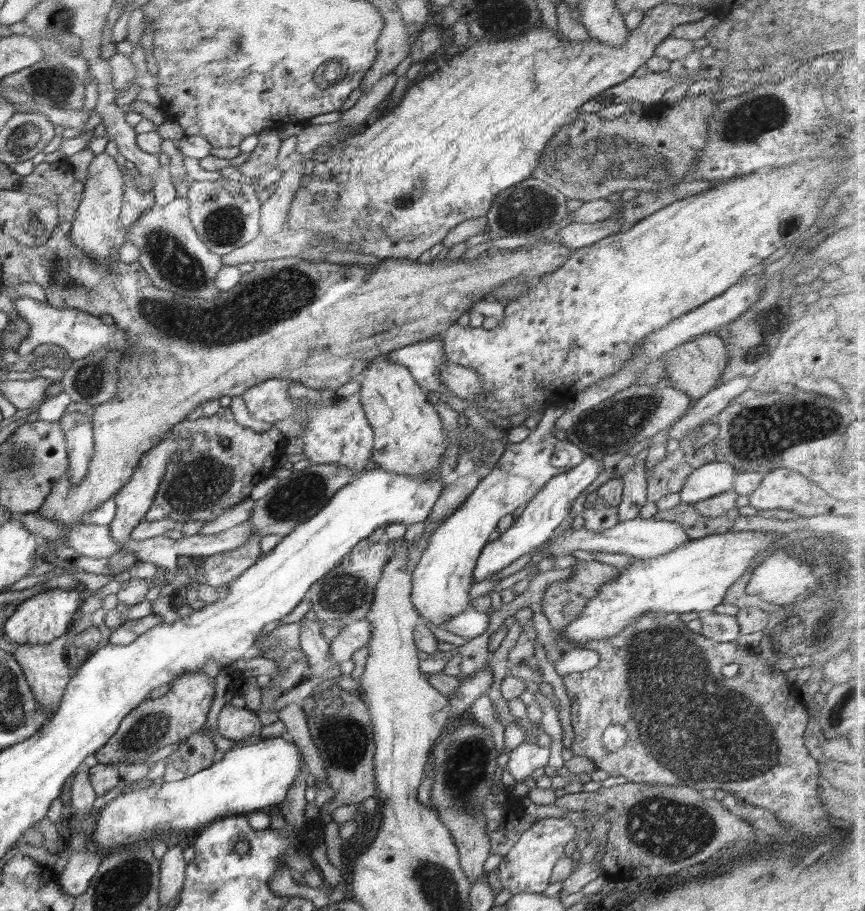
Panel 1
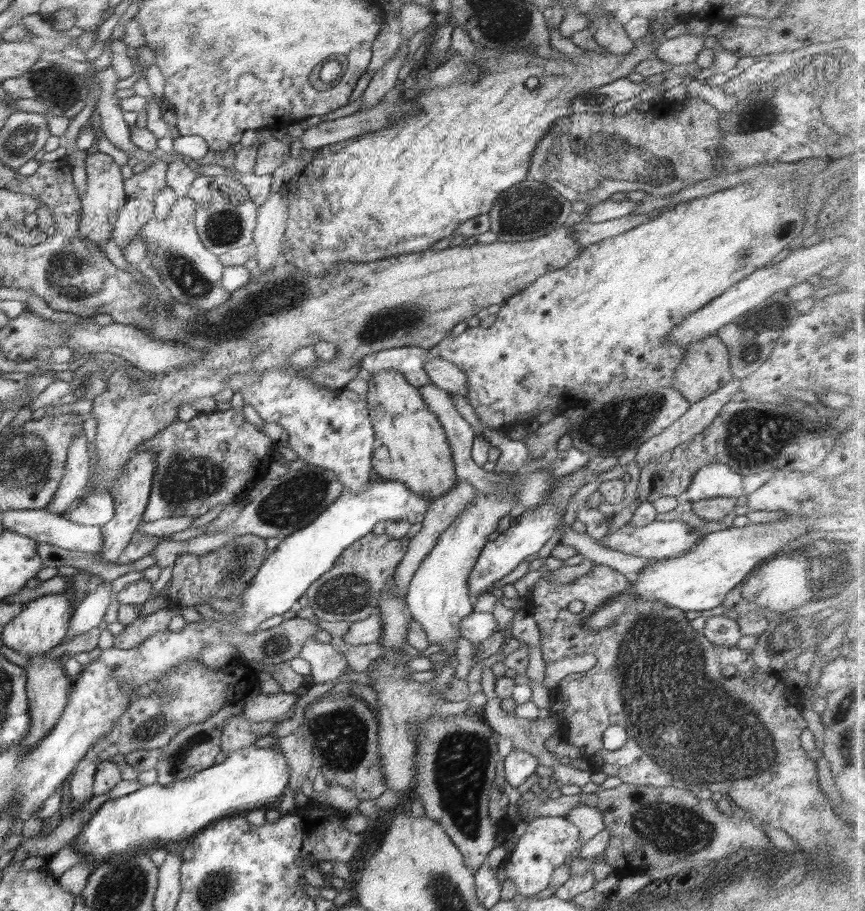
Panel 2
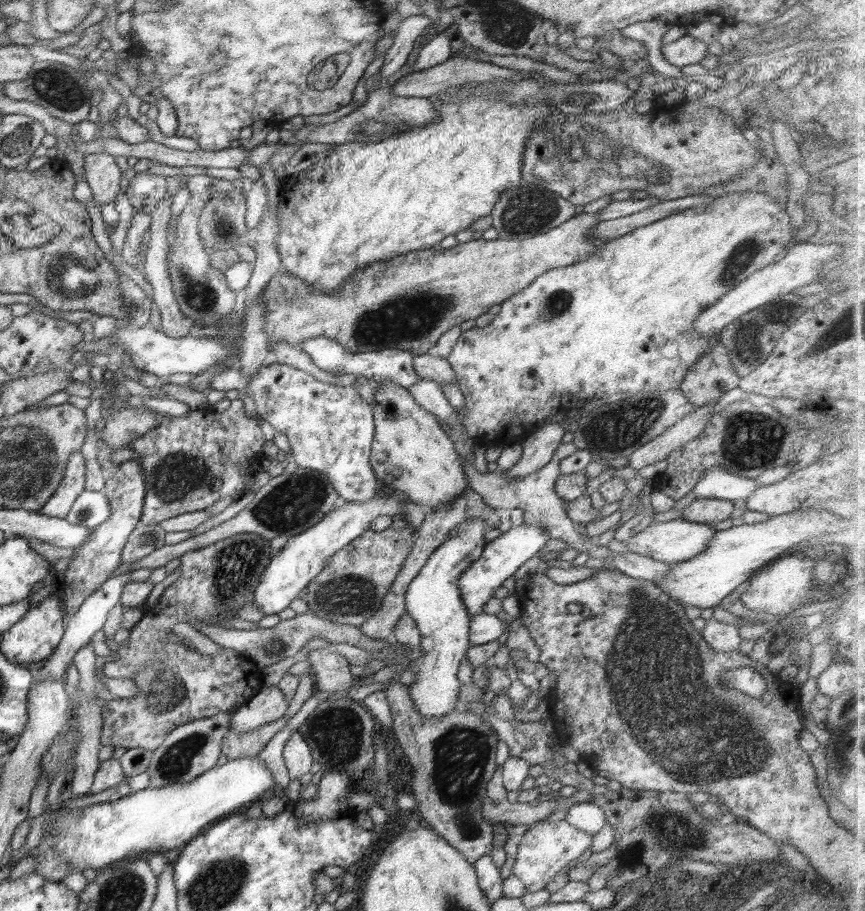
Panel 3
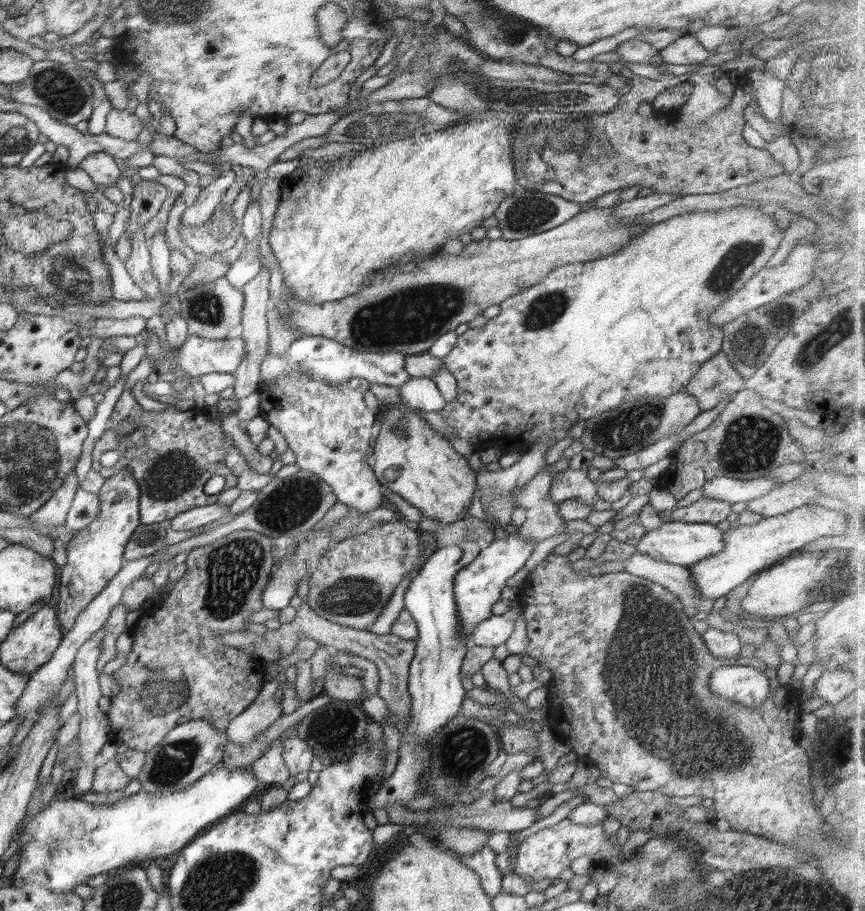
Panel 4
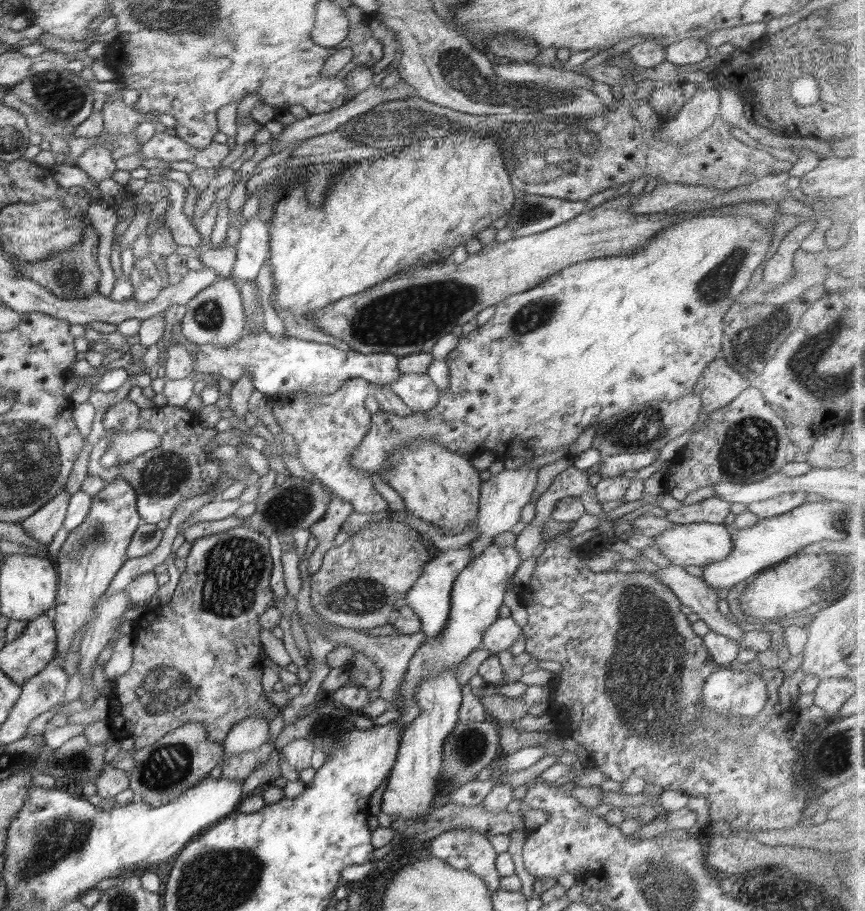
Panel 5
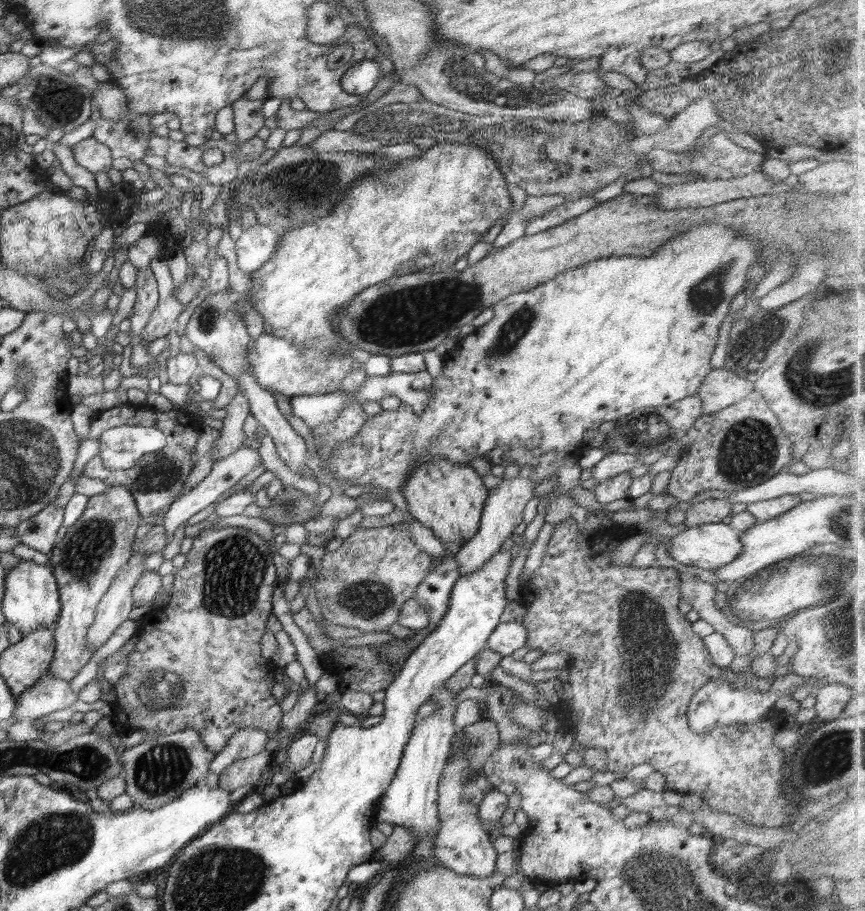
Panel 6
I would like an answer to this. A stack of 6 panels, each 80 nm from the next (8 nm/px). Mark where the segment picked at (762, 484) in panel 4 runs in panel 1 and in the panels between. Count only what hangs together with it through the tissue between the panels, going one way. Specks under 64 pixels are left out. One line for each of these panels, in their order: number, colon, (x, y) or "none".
1: (712, 479)
2: (717, 480)
3: (716, 483)

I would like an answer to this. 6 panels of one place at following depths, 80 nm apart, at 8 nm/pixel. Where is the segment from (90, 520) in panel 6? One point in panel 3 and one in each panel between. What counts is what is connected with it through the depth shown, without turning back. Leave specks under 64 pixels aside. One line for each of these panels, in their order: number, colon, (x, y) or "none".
3: (94, 562)
4: (95, 555)
5: (93, 553)

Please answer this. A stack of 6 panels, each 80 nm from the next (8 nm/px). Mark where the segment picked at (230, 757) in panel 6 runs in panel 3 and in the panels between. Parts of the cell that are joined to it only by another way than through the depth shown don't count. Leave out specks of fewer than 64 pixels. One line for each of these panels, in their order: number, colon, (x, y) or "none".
3: (269, 703)
4: (249, 724)
5: (251, 733)

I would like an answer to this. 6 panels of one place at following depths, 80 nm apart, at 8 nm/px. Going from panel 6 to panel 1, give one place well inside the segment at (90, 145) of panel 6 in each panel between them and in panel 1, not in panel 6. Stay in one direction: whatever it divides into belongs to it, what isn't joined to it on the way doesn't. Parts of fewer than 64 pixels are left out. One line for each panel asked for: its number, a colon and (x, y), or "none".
1: (96, 229)
2: (105, 193)
3: (103, 175)
4: (104, 170)
5: (97, 162)

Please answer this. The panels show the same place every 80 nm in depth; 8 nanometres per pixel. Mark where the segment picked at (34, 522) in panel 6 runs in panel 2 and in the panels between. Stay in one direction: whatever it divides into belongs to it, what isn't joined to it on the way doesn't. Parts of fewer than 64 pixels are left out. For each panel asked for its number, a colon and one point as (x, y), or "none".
2: (73, 484)
3: (71, 486)
4: (53, 513)
5: (42, 526)

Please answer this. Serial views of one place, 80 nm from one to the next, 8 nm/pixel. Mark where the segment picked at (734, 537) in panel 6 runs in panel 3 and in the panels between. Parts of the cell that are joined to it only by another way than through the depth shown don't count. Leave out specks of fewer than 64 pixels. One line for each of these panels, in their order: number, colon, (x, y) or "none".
3: (672, 542)
4: (684, 544)
5: (701, 544)

